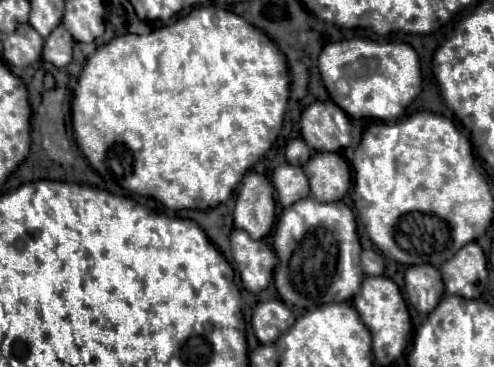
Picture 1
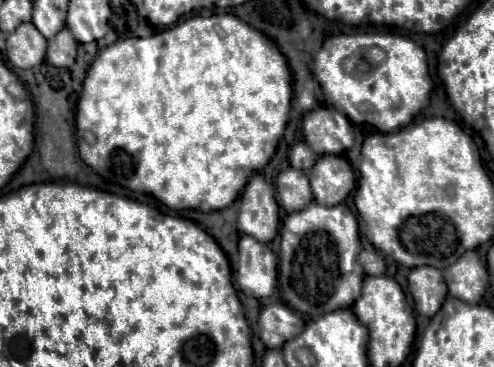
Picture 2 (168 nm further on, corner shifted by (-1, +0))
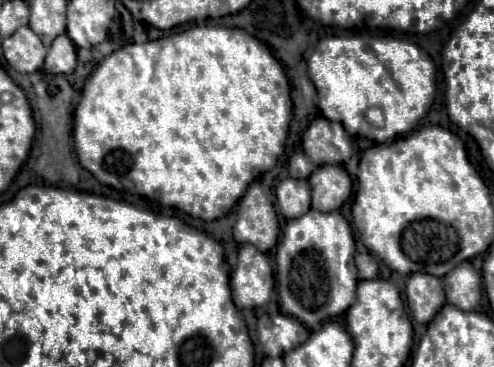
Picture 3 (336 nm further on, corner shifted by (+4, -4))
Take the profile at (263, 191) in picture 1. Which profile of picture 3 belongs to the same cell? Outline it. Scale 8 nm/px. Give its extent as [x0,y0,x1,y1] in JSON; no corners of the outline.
[233,182,277,252]

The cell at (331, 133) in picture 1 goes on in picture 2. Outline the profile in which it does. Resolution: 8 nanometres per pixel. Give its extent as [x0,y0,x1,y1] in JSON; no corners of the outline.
[302,106,354,156]

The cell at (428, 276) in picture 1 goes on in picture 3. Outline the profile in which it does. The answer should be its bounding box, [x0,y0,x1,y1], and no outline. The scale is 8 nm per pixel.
[405,274,445,324]

